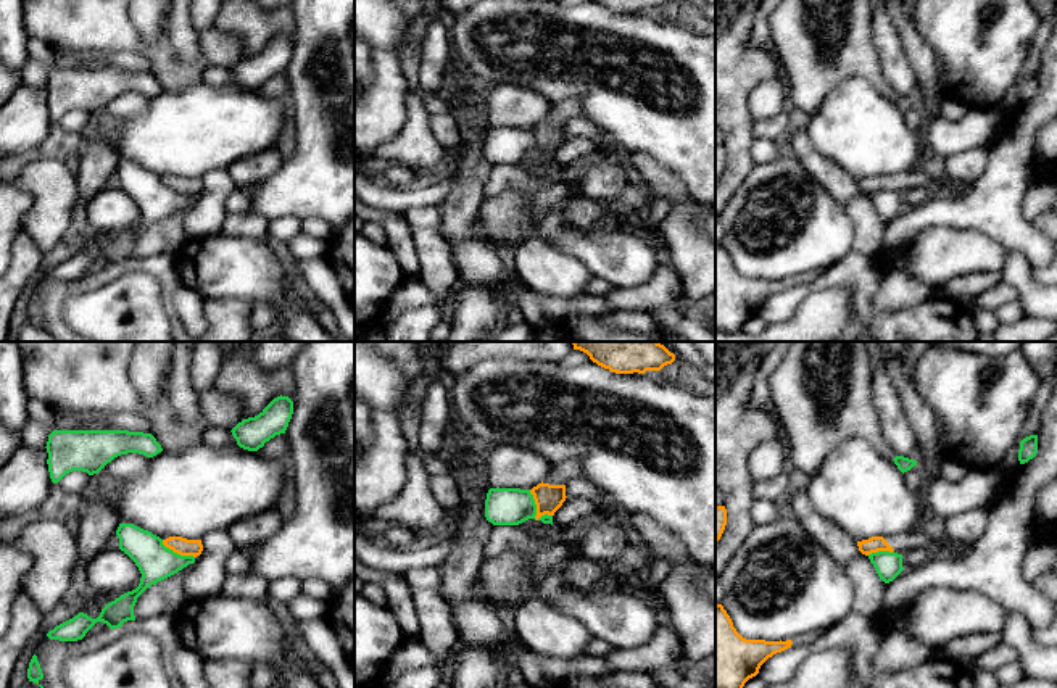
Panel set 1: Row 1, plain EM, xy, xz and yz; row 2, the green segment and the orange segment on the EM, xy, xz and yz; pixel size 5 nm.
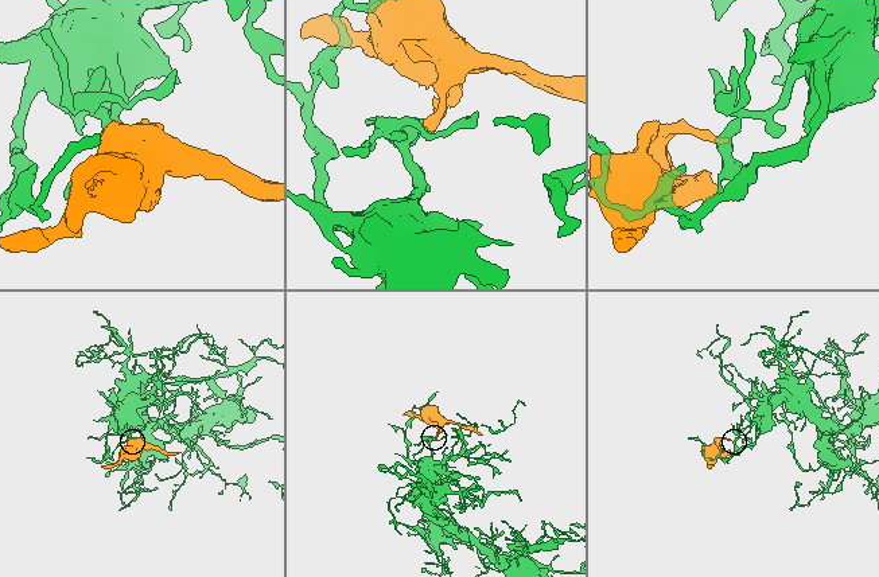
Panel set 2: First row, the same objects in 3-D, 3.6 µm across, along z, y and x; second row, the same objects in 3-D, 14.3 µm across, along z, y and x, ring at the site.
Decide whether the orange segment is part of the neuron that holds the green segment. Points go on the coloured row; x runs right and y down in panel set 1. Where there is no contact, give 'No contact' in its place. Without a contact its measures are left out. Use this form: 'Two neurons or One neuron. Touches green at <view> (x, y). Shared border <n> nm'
Two neurons. Touches green at xz (535, 513). Shared border 180 nm

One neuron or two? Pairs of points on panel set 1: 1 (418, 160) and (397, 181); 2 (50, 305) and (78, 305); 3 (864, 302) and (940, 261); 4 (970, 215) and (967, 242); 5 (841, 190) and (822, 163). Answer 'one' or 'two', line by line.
1: two
2: two
3: two
4: two
5: one

